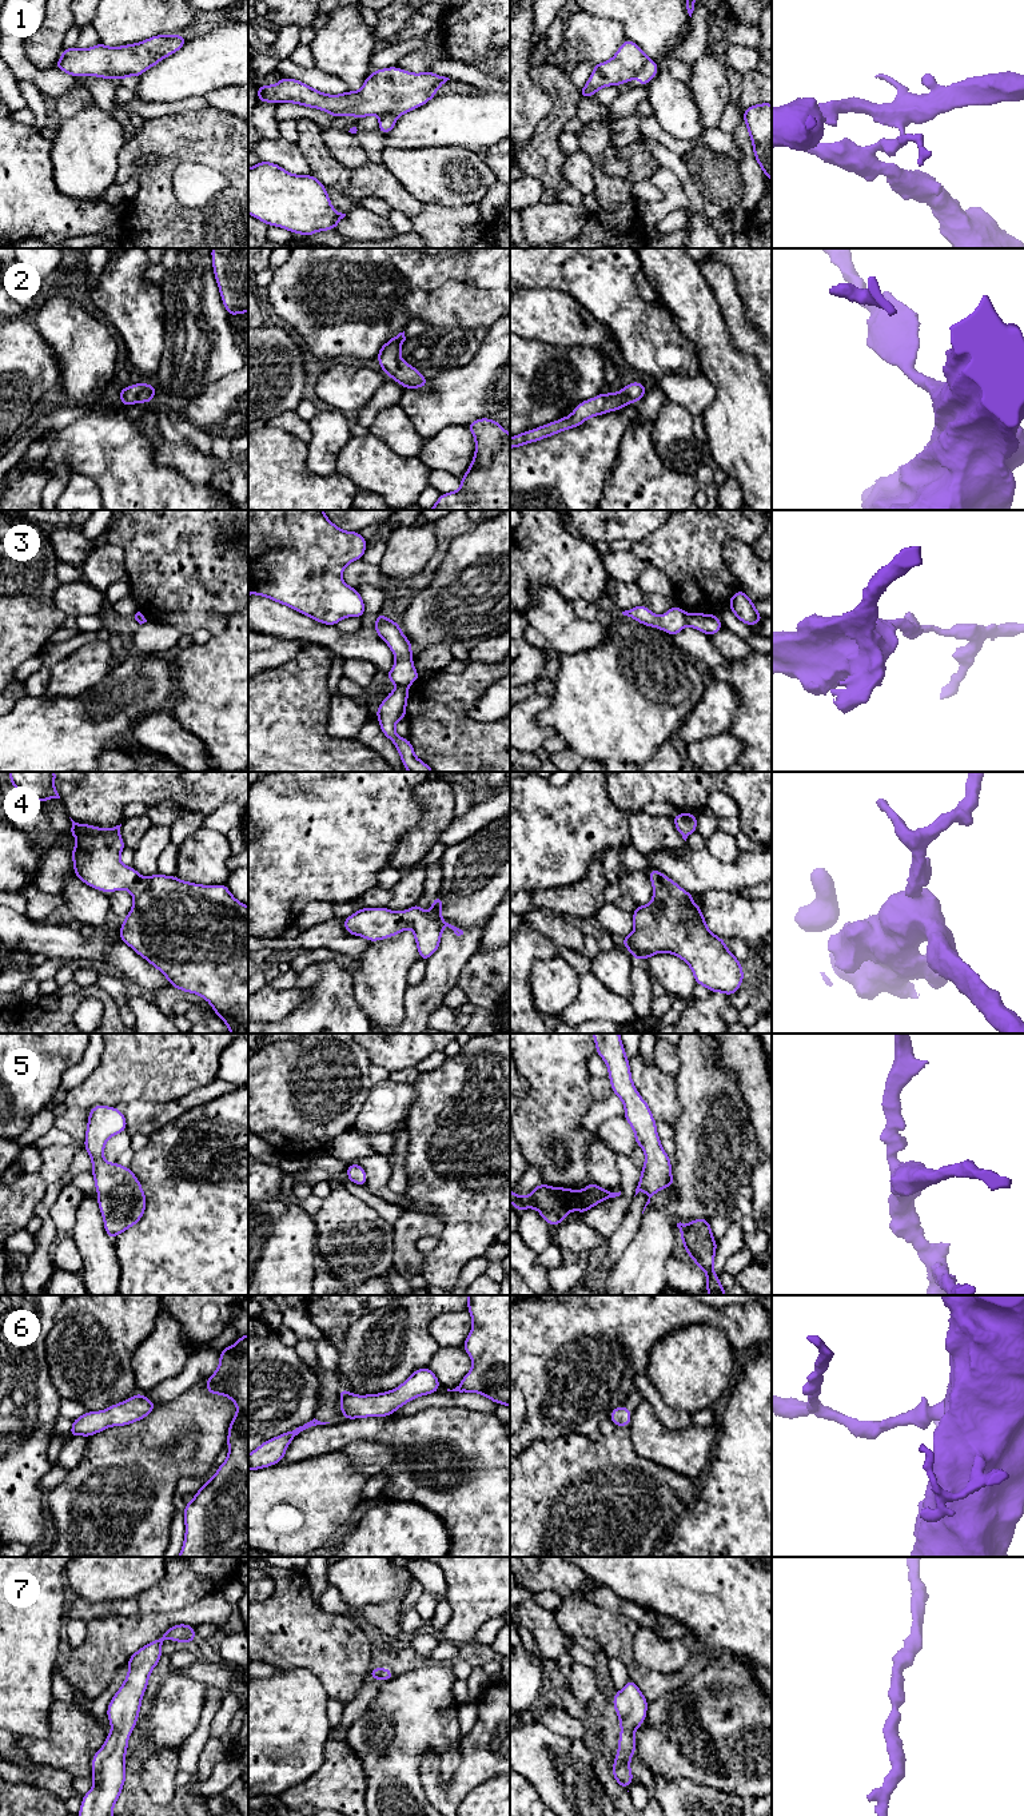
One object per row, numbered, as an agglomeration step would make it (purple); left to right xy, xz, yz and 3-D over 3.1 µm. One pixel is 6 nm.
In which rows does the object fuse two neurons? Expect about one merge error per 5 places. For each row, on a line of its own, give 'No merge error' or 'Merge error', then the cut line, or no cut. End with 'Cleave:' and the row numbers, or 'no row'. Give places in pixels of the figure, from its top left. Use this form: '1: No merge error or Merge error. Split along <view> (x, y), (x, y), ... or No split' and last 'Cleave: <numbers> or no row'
1: Merge error. Split along yz (649, 59), (636, 75)
2: No merge error. No split
3: Merge error. Split along yz (684, 614), (688, 624)
4: No merge error. No split
5: No merge error. No split
6: No merge error. No split
7: No merge error. No split
Cleave: 1, 3

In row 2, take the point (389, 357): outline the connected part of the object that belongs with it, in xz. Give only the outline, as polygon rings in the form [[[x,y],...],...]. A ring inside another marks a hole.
[[[403,331],[380,347],[376,359],[382,367],[382,371],[405,389],[421,389],[427,386],[430,379],[425,378],[418,369],[406,363],[401,358],[401,347],[405,340],[406,336]]]

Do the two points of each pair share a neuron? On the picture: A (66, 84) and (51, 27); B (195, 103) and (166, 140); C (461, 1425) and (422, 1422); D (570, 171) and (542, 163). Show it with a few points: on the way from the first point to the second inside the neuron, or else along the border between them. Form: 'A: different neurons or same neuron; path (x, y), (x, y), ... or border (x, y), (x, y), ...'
A: different neurons; border (27, 50), (28, 59), (38, 68), (54, 67)
B: different neurons; border (210, 106), (202, 110), (164, 114), (159, 118)
C: same neuron; path (451, 1424), (431, 1424)
D: different neurons; border (564, 156), (561, 175), (568, 183)

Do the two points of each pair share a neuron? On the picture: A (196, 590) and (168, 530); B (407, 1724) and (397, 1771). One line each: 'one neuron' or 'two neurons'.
A: one neuron
B: one neuron

